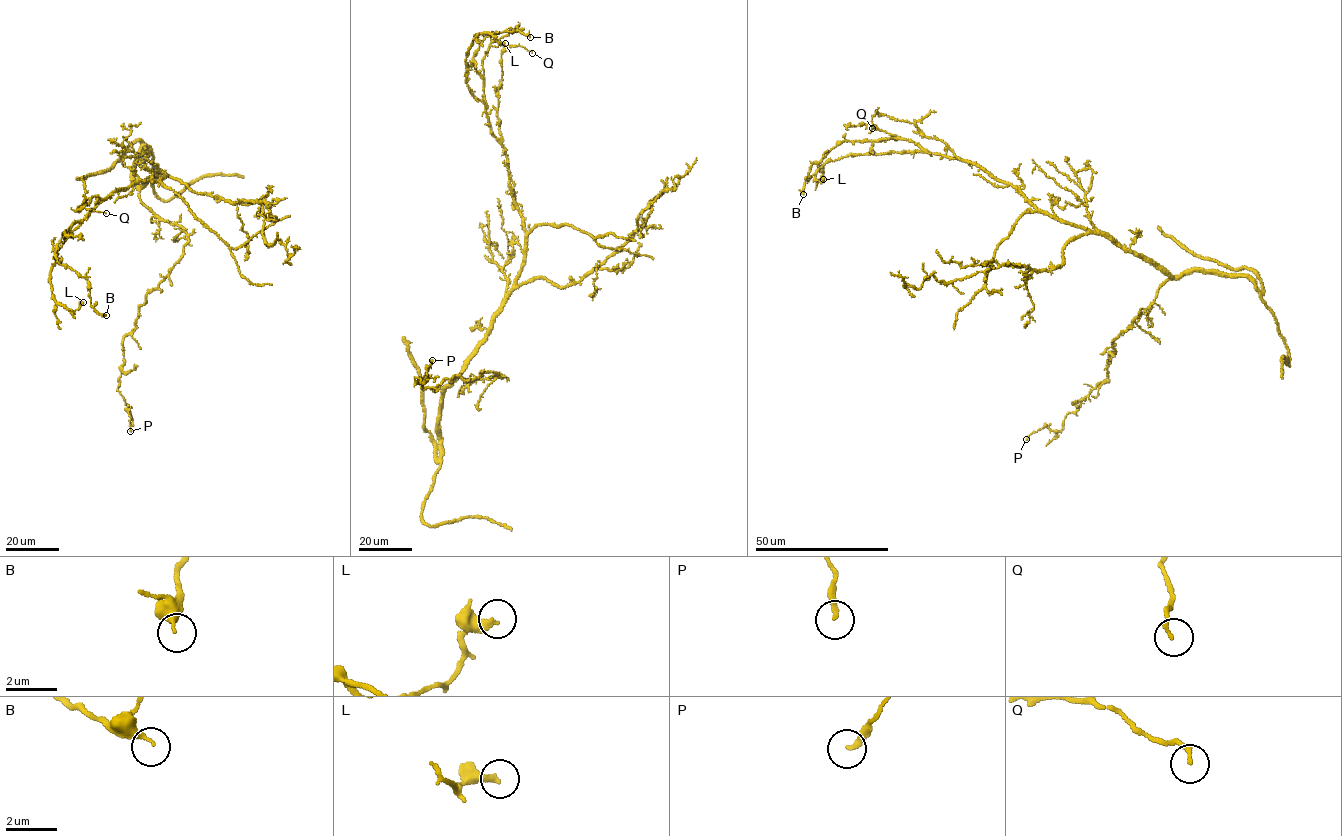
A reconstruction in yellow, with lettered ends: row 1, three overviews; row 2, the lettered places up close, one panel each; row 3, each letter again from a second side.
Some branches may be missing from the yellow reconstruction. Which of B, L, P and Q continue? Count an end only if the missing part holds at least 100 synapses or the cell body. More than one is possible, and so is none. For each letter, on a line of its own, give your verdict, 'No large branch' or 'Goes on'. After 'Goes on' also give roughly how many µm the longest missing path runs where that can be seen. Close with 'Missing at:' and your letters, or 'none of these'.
B: No large branch
L: No large branch
P: No large branch
Q: No large branch
Missing at: none of these

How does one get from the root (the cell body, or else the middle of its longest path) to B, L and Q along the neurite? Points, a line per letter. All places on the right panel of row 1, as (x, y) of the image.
B: (1113, 240), (1037, 211), (1018, 190), (976, 165), (895, 137), (842, 141), (812, 164), (803, 194)
L: (1113, 240), (1037, 211), (1018, 190), (976, 165), (938, 154), (850, 154), (820, 166), (815, 177), (823, 179)
Q: (1113, 240), (1037, 211), (1018, 190), (956, 157), (945, 143), (925, 137), (915, 123), (875, 113), (872, 128)

